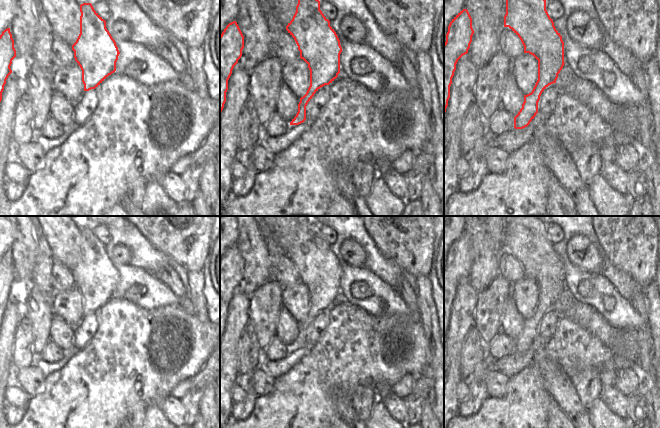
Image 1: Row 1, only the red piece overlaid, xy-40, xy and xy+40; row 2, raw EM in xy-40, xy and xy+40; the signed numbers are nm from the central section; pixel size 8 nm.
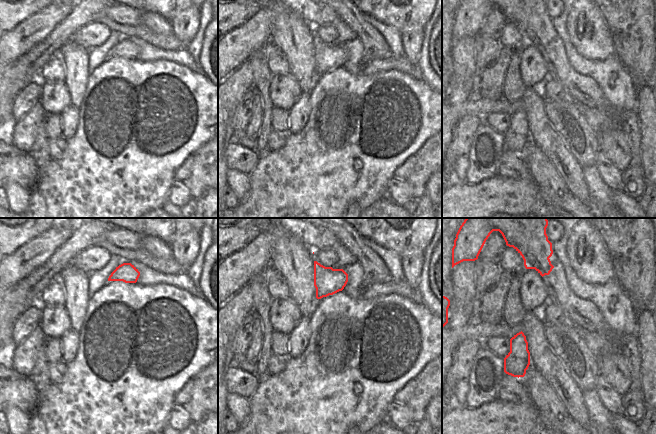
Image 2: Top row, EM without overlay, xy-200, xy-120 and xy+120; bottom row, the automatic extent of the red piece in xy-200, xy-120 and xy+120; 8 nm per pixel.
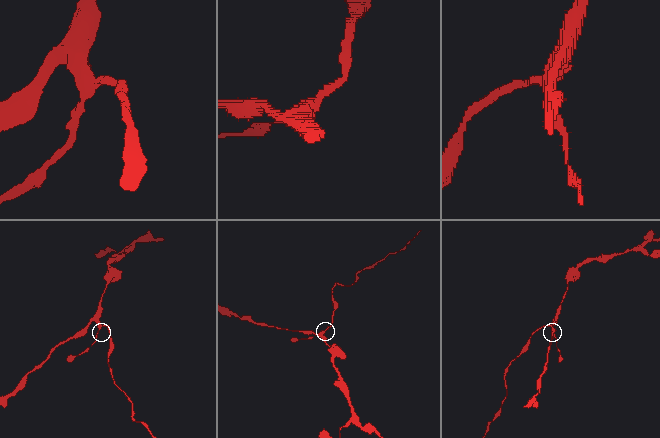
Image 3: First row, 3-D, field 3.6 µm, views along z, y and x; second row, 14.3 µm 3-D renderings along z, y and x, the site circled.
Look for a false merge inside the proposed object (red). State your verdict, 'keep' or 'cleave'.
cleave

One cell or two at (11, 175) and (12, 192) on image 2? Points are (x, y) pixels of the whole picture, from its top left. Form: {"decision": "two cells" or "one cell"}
{"decision": "two cells"}

